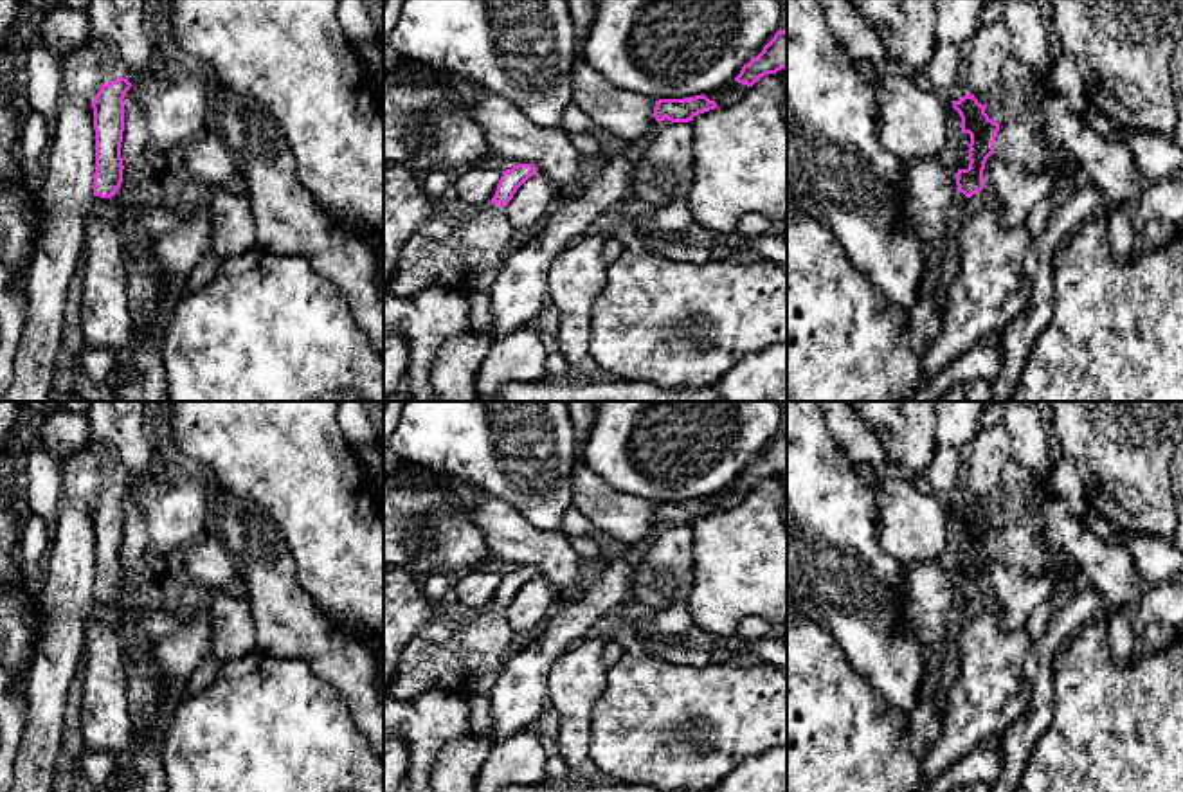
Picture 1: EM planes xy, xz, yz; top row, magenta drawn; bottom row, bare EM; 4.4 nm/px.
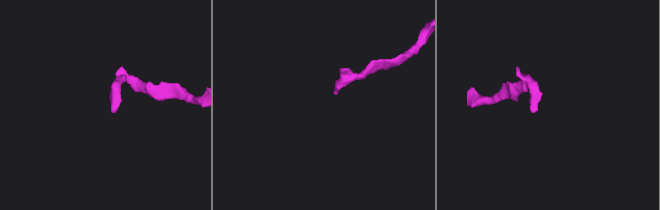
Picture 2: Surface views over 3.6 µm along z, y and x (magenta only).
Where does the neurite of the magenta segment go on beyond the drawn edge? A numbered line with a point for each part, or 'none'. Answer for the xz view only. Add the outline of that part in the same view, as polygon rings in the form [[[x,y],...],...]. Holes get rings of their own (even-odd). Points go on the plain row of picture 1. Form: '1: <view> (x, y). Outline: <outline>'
1: xz (469, 663). Outline: [[[490,605],[474,612],[448,641],[414,637],[400,653],[385,693],[400,700],[434,689],[490,697],[513,635],[506,612]]]

